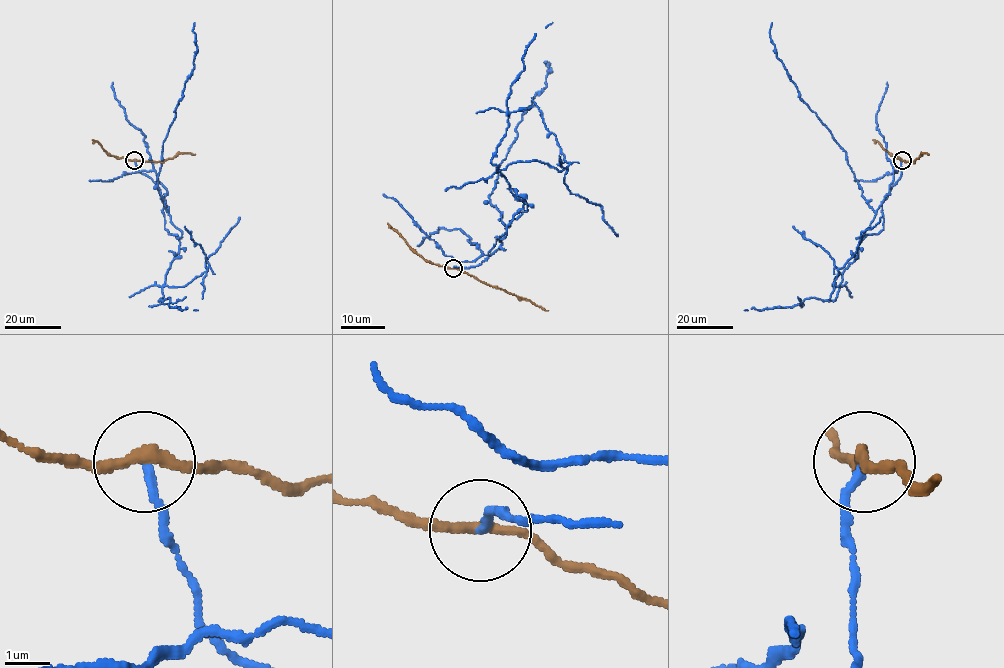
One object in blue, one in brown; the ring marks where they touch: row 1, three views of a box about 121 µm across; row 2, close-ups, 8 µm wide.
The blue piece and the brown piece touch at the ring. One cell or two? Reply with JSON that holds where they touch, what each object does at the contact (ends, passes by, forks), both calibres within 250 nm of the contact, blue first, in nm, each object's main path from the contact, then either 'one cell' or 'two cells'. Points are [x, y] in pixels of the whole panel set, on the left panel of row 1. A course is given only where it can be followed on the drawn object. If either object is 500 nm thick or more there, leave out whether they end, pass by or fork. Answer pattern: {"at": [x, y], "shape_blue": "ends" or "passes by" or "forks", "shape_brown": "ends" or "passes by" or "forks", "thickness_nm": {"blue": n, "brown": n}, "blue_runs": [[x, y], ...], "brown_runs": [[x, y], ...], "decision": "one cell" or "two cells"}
{"at": [134, 160], "shape_blue": "ends", "shape_brown": "passes by", "thickness_nm": {"blue": 200, "brown": 240}, "blue_runs": [[134, 160], [137, 169], [157, 184], [168, 211], [157, 176], [163, 142], [194, 66], [194, 22]], "brown_runs": [[134, 160], [162, 162], [180, 153], [195, 154]], "decision": "two cells"}

